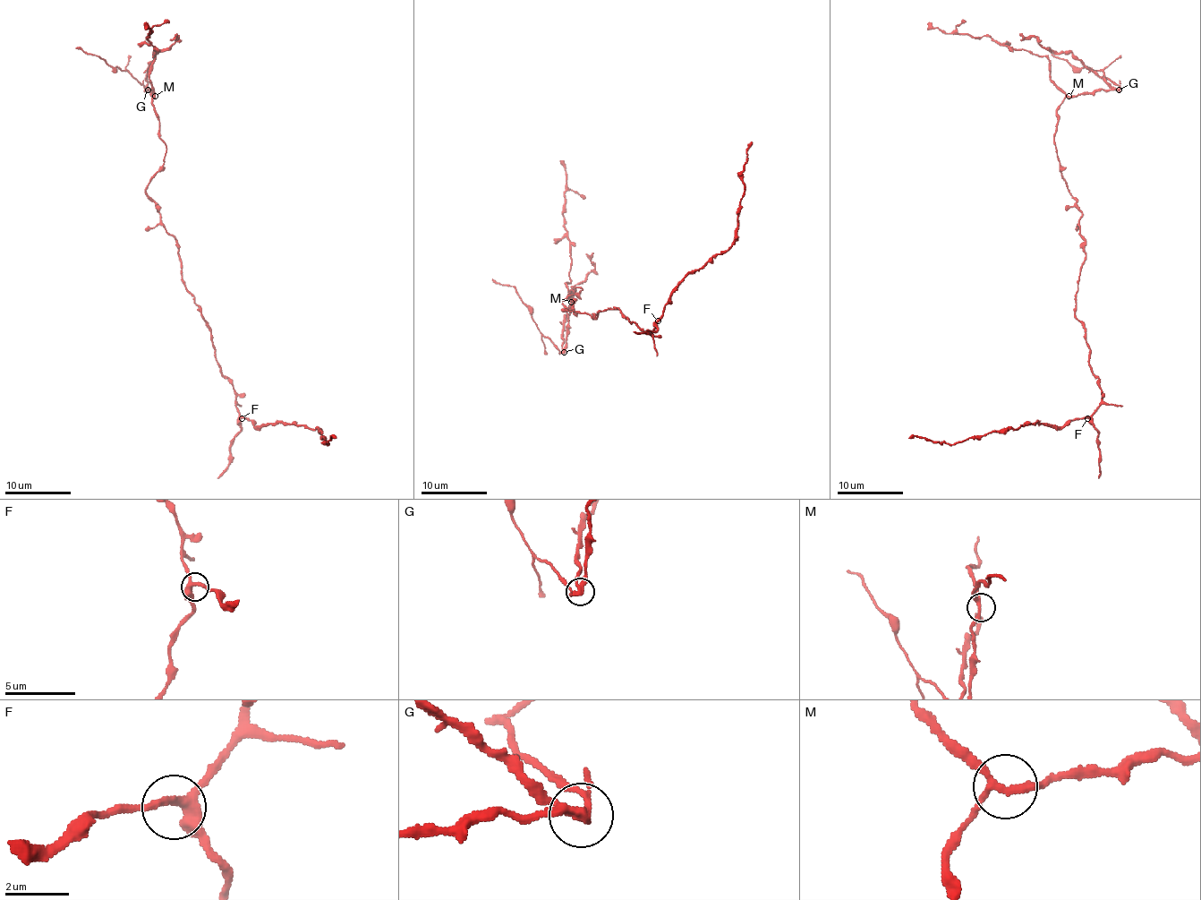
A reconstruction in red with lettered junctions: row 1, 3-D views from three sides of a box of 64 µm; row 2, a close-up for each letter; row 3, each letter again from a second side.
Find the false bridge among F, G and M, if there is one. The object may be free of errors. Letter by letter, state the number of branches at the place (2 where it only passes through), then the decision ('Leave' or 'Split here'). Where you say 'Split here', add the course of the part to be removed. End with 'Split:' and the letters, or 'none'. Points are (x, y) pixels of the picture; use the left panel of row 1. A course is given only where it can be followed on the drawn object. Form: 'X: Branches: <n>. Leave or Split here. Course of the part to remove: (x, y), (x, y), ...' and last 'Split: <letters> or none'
F: Branches: 3. Leave
G: Branches: 3. Split here. Course of the part to remove: (147, 90), (147, 68), (154, 55), (166, 51), (178, 37), (175, 37), (177, 33)
M: Branches: 3. Leave
Split: G

